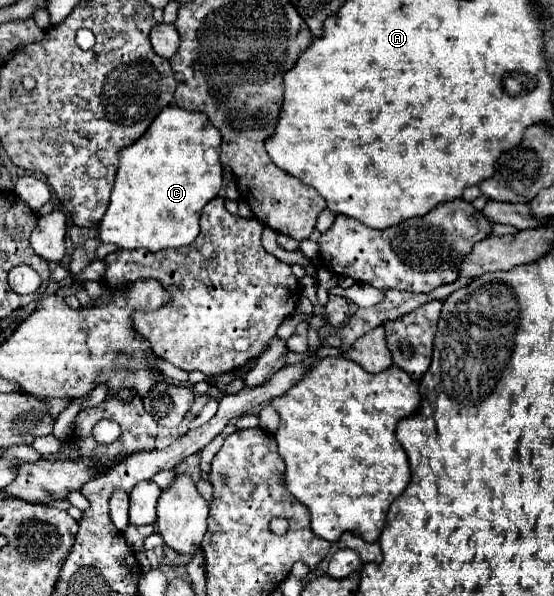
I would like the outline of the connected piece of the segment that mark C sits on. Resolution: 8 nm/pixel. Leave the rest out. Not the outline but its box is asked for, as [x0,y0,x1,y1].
[97,105,223,251]

